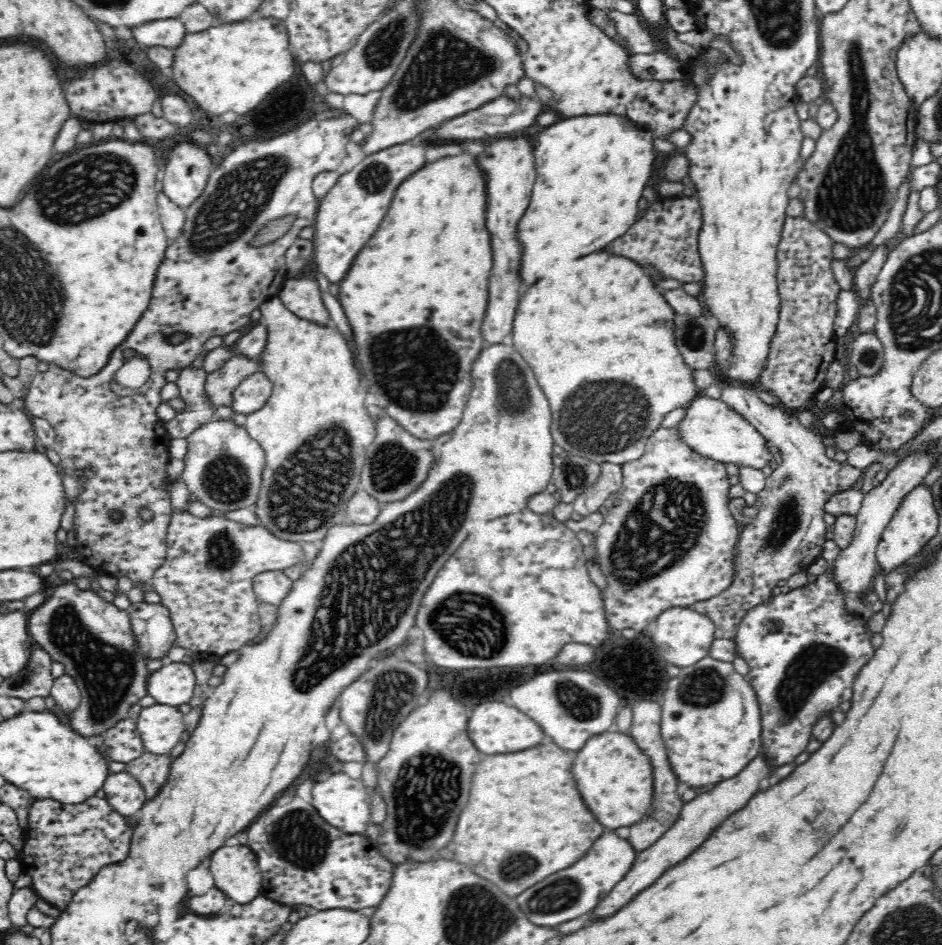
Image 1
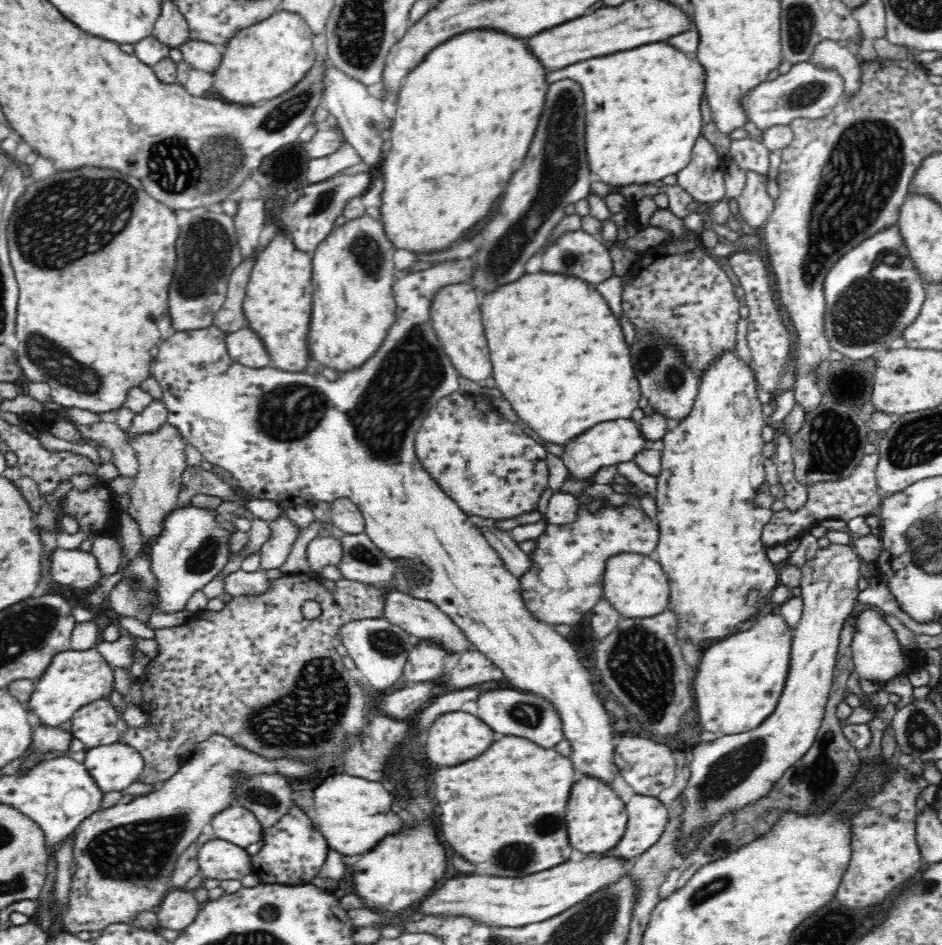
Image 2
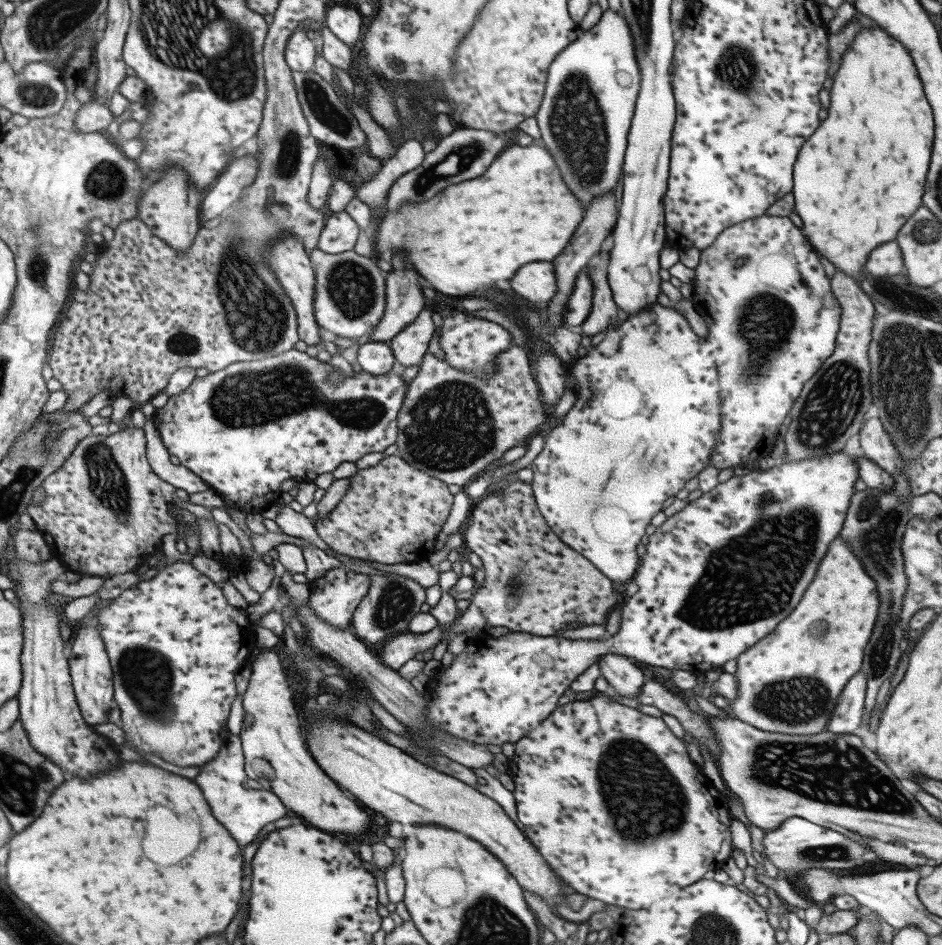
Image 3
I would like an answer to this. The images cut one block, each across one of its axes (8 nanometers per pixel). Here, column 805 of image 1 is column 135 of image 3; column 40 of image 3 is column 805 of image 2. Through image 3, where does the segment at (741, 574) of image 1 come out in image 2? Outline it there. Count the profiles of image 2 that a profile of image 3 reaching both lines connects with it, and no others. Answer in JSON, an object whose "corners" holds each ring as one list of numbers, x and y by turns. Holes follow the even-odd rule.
{"corners":[[879,453,865,454,859,466,846,478,840,480,829,480,829,482,810,483,804,485,807,488,808,498,802,508,798,510,788,510,786,507,780,511,774,511,769,524,763,529,761,534,762,546,764,549,783,545,792,539,801,540,812,528,818,527,826,520,842,520,850,522,854,518,862,518,877,514,881,506,878,486,875,476,877,465,879,464]]}

